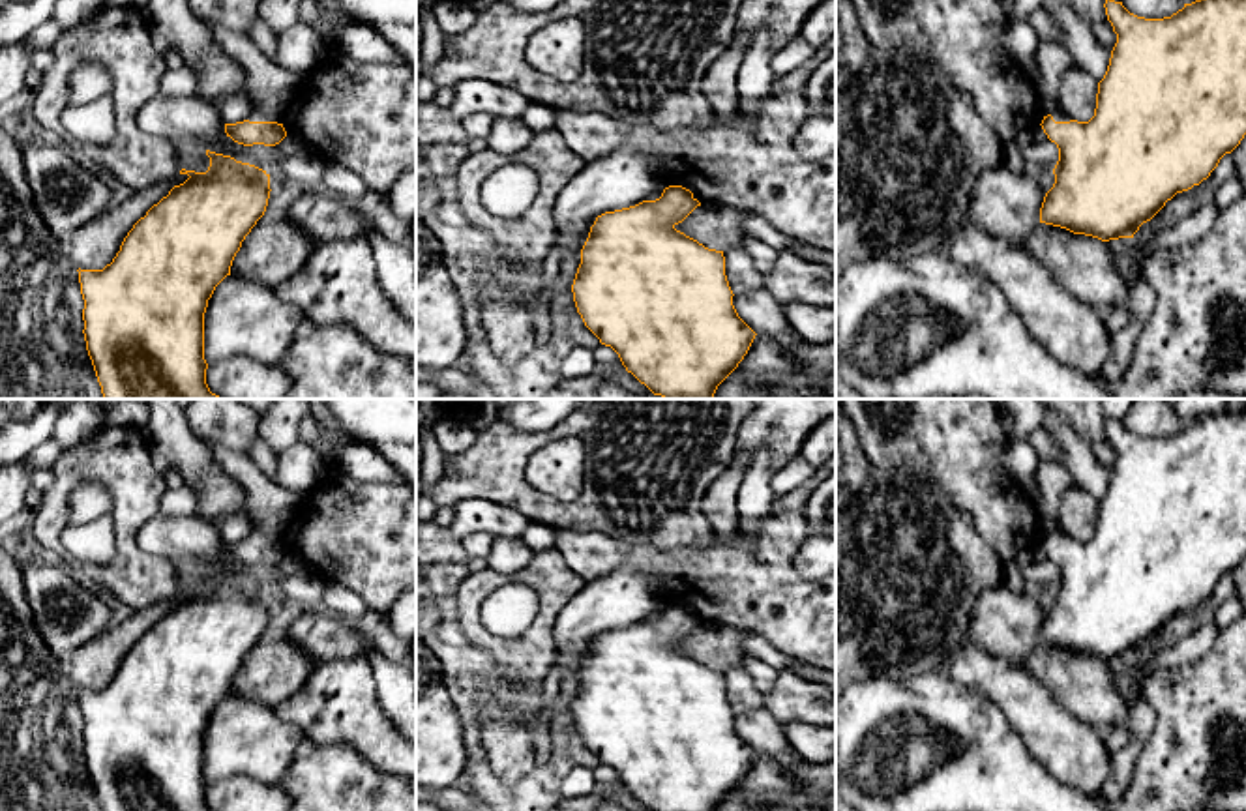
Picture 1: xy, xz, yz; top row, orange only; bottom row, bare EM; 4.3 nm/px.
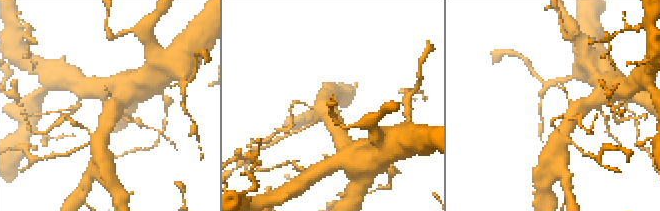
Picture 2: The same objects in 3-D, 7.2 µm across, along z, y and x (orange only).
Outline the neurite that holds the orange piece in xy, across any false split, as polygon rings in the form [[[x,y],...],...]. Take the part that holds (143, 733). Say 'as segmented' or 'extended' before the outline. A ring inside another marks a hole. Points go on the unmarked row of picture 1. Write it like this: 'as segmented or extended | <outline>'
as segmented | [[[206,569],[206,592],[182,588],[189,597],[154,624],[124,657],[120,671],[103,689],[77,689],[84,719],[84,760],[101,811],[210,811],[204,779],[204,732],[215,706],[230,695],[242,661],[264,635],[270,594],[230,575]]]

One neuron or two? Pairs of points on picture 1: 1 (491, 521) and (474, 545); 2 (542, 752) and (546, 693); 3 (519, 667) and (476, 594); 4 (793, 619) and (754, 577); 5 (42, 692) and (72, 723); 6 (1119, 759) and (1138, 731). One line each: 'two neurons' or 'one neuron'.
1: two neurons
2: one neuron
3: one neuron
4: one neuron
5: one neuron
6: one neuron

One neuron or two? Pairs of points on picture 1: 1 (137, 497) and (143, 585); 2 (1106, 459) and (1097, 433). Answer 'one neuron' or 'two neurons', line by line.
1: one neuron
2: one neuron

